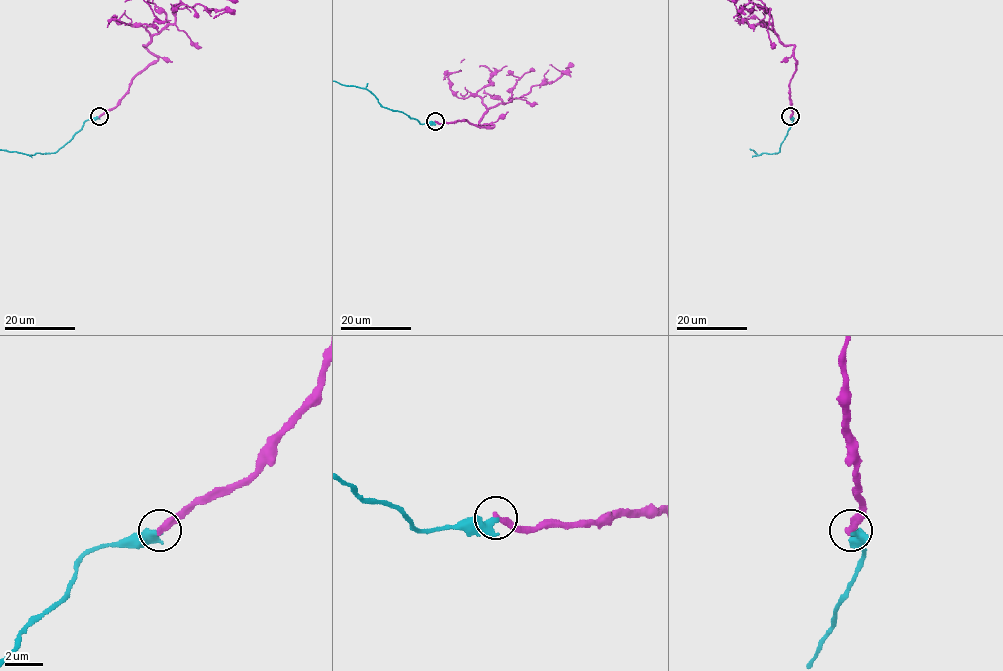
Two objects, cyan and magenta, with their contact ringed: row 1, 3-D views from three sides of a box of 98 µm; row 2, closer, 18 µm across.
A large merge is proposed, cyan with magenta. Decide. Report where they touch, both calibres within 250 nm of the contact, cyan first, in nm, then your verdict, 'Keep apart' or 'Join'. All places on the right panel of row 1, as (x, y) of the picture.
Place: (790, 116). Thickness 440 nm (cyan) against 360 nm. Keep apart

